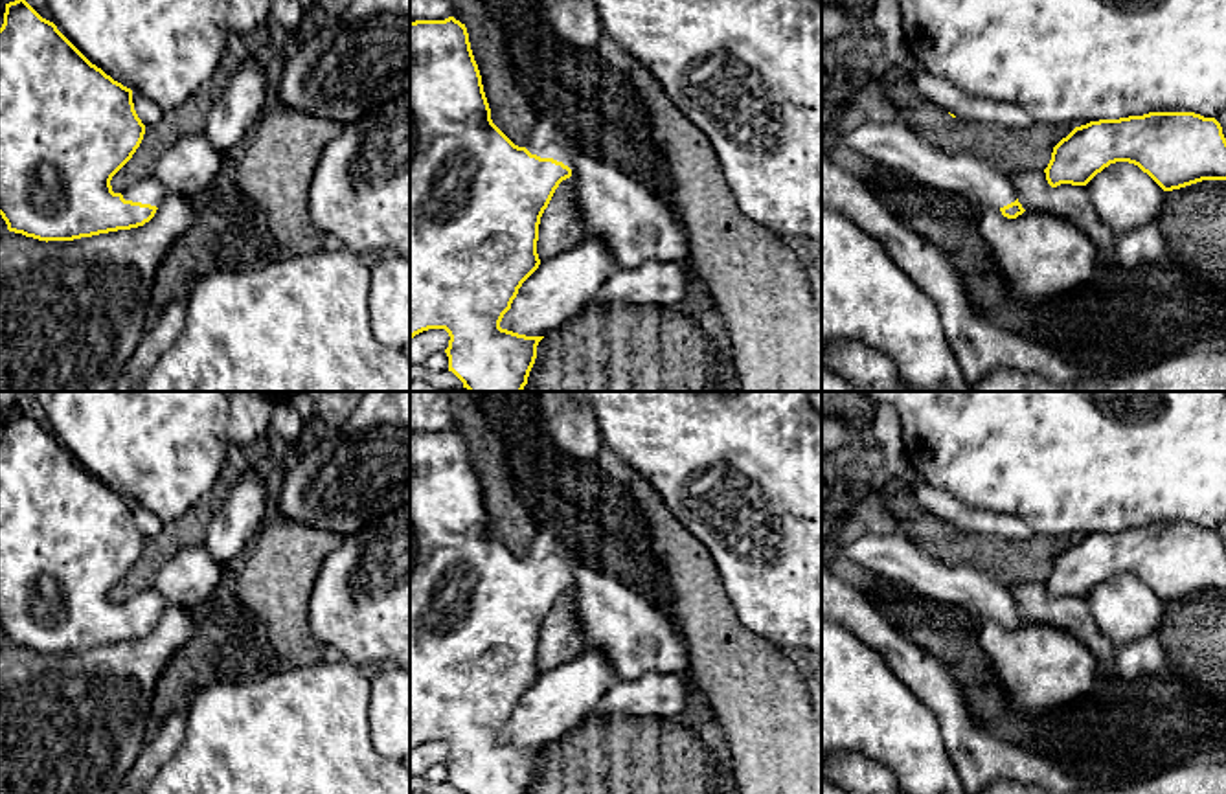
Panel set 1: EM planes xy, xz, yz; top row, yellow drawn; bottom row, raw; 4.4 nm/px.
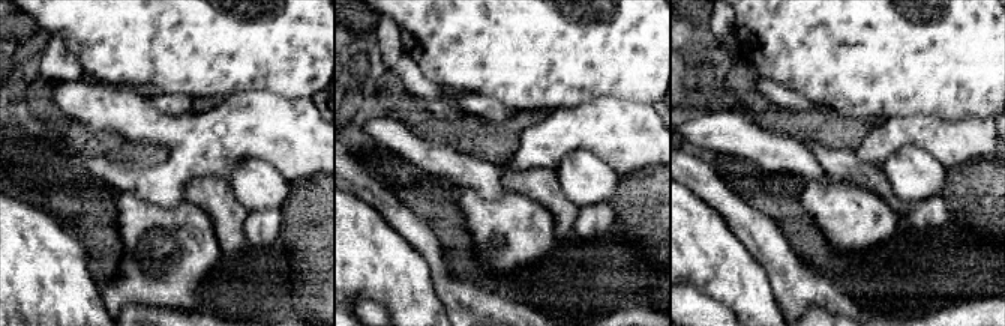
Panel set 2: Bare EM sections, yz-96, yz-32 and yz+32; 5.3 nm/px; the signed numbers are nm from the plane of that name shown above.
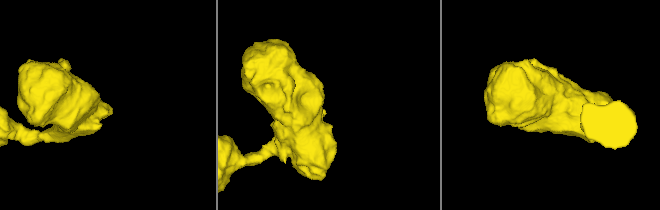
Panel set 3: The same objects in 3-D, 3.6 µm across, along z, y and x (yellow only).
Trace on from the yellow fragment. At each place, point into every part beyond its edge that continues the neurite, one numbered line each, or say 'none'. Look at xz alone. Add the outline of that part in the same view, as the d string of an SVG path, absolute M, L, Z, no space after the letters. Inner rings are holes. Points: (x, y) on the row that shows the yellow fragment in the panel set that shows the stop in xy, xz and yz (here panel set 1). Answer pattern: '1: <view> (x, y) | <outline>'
1: xz (548, 140) | M539 114L539 121L526 149L540 158L562 162L572 169L573 145L548 114Z

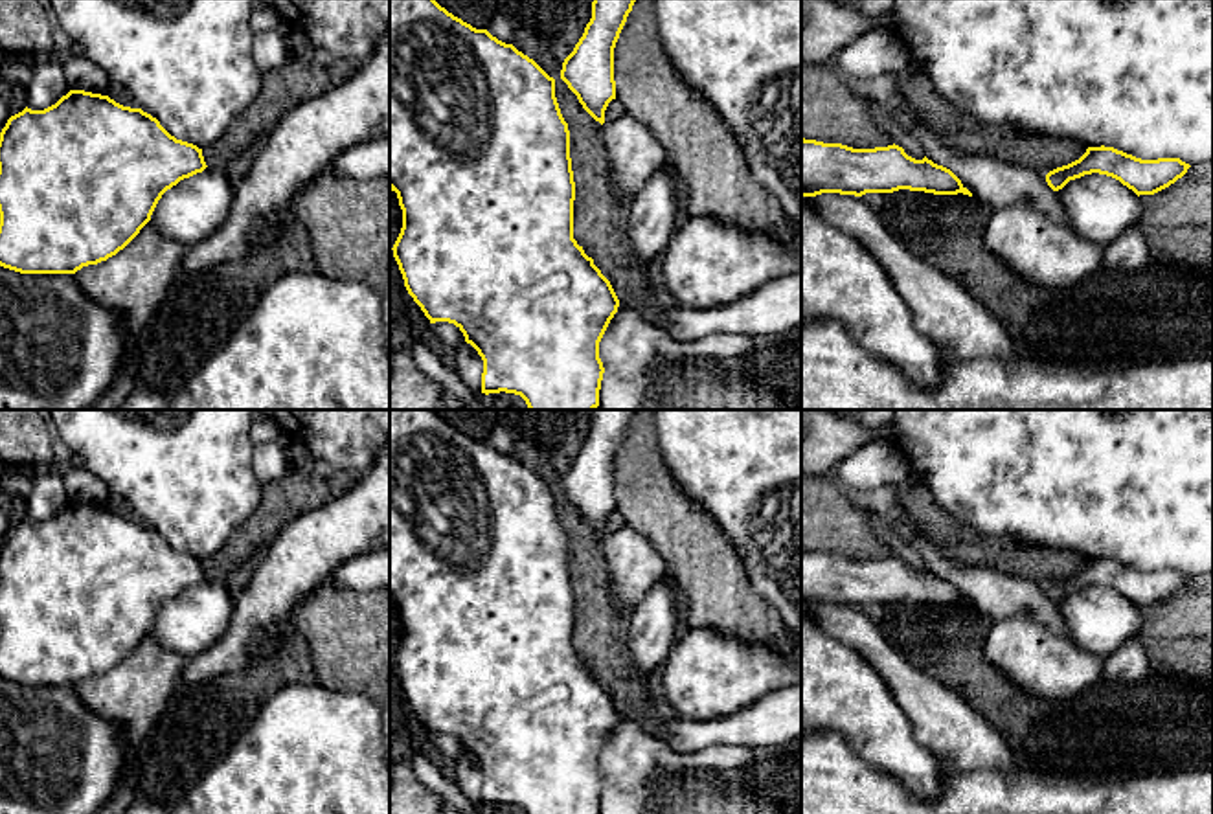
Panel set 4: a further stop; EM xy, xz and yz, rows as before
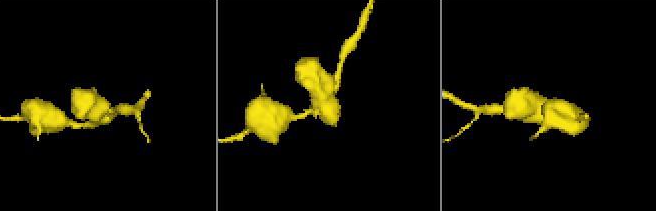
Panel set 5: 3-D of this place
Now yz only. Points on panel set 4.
none

